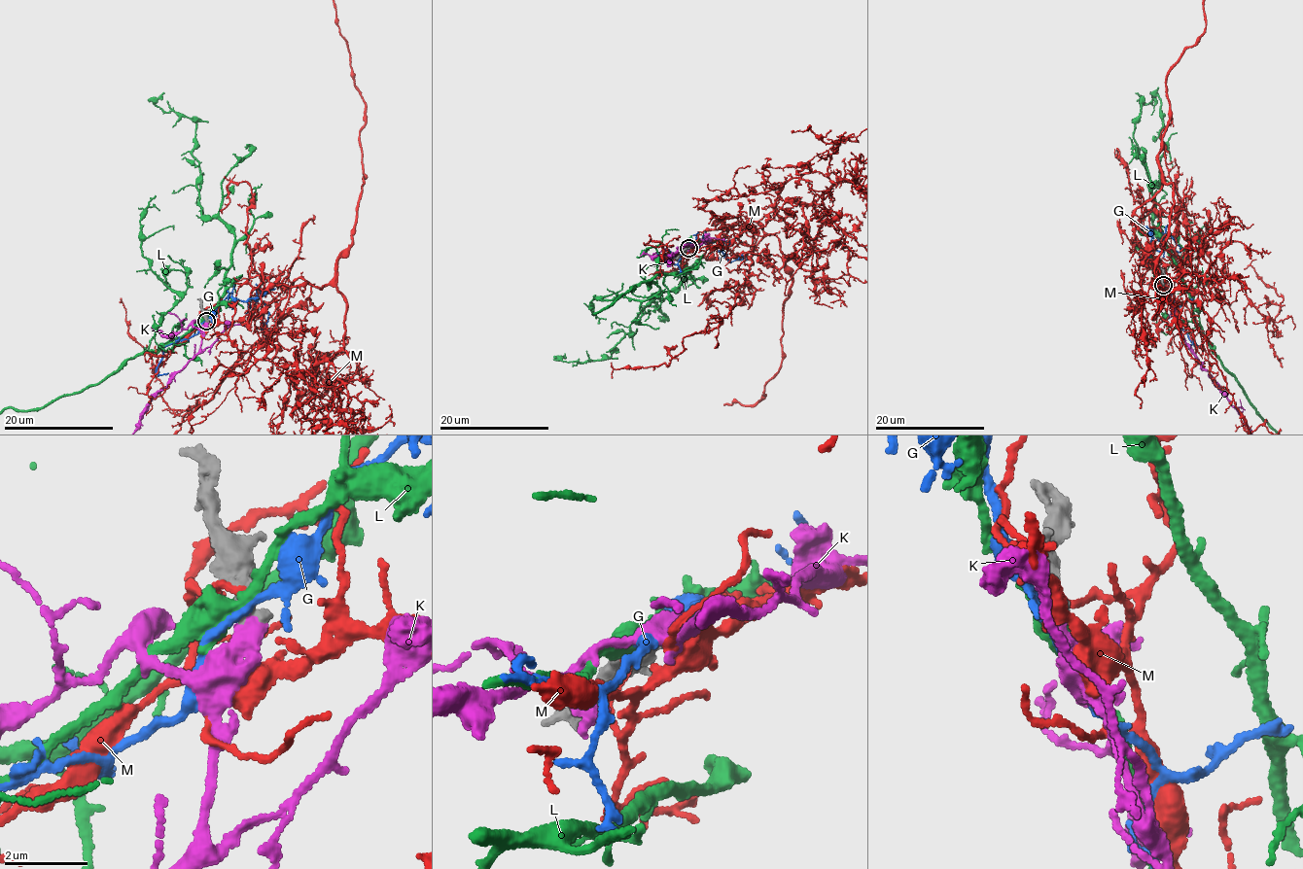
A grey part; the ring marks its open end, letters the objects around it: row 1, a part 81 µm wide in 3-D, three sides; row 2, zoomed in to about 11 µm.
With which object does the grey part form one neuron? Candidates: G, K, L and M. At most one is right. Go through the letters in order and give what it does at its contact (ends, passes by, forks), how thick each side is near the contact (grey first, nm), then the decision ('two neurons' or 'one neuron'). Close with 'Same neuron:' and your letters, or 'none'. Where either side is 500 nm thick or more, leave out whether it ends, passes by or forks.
G: it forks; calibres 440 and 160 nm; two neurons
K: it ends; calibres 360 and 400 nm; one neuron
L: it passes by; calibres 480 and 440 nm; two neurons
M: calibres 600 and 160 nm; two neurons
Same neuron: K

